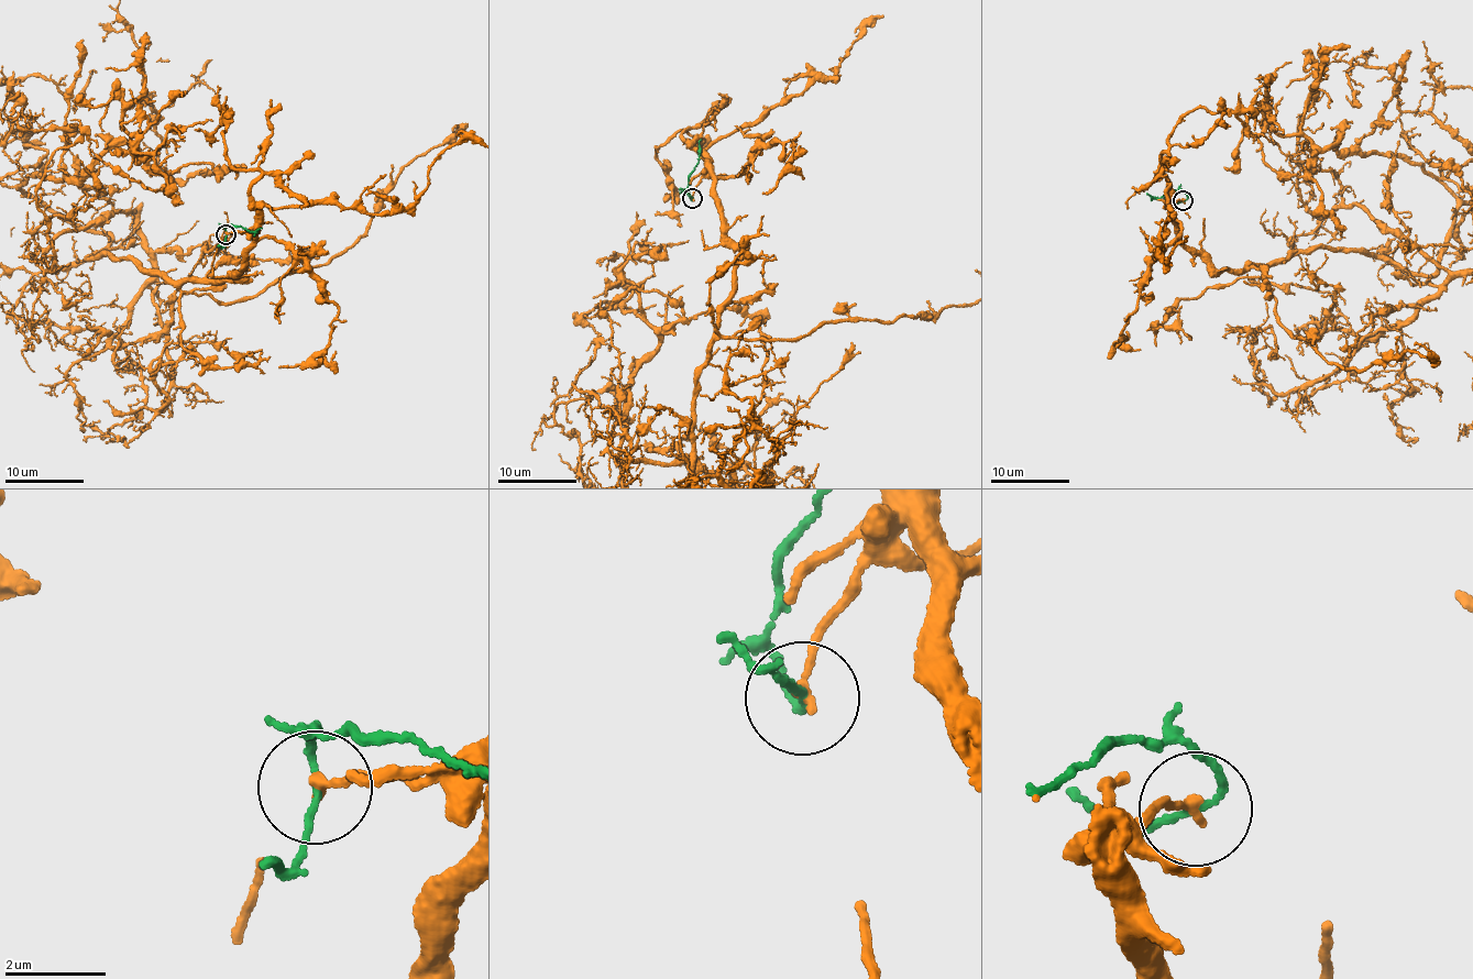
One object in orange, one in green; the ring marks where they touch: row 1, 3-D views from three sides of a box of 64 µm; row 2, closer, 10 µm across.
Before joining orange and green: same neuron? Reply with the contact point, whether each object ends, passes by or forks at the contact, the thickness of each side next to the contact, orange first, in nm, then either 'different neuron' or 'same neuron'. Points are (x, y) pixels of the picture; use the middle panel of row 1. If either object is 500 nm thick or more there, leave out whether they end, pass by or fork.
at (692, 198); orange ends there; green passes by; 200 nm thick on the orange side, 120 nm on the other; different neuron

